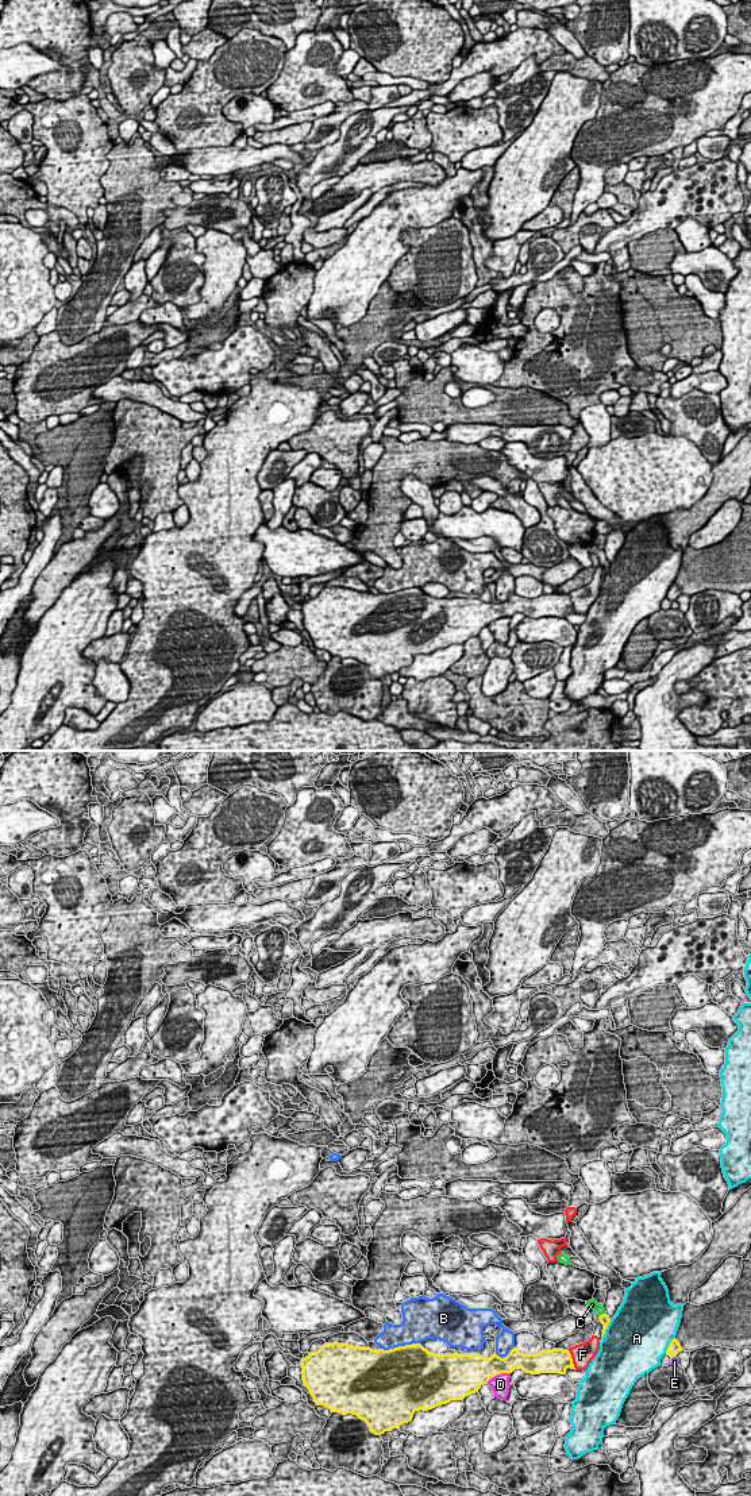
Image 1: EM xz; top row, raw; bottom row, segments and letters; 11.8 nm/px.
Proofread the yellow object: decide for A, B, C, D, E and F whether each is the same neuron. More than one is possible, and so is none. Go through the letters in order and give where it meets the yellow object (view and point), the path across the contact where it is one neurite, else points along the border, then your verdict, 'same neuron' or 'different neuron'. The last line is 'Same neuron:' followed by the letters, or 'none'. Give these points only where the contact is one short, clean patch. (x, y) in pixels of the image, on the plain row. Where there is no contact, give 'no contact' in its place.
A: contact xz (605, 573); different neuron
B: contact xz (399, 590); different neuron
C: contact xz (603, 558); way xz (604, 562), (603, 558), (592, 548); same neuron
D: contact xz (497, 617); different neuron
E: contact xz (673, 600); different neuron
F: contact xz (572, 604); different neuron
Same neuron: C

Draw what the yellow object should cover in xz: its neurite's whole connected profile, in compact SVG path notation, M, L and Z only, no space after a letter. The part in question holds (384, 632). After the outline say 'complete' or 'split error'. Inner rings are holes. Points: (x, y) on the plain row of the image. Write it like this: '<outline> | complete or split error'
M324 587L316 597L301 604L303 625L313 645L331 656L353 658L365 664L371 676L381 679L412 664L416 655L428 655L451 644L463 644L478 636L492 621L523 613L525 617L559 617L575 613L569 594L542 594L524 598L513 591L504 602L496 597L490 602L480 598L435 598L420 587L389 594L373 594L348 587Z | complete

